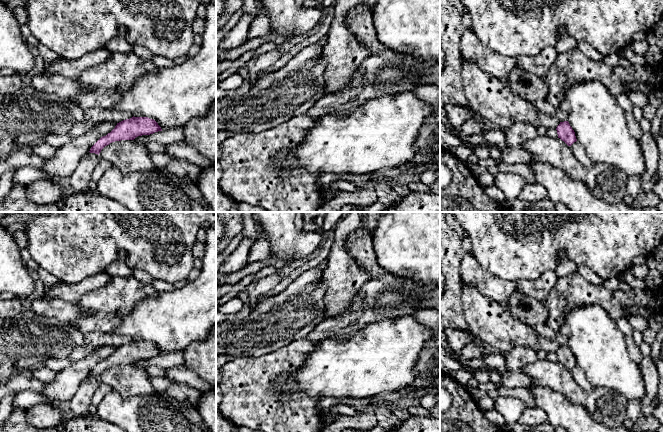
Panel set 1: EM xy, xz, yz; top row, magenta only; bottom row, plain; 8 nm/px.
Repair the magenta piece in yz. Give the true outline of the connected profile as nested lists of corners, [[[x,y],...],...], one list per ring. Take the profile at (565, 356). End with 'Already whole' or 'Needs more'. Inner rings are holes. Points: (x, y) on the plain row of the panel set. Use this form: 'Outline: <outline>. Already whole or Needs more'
Outline: [[[568,345],[560,346],[556,354],[558,362],[564,365],[568,370],[571,370],[574,366],[577,365],[575,356]]]. Already whole

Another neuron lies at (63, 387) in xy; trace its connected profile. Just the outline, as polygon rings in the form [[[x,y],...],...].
[[[111,345],[96,348],[87,356],[57,372],[54,379],[46,383],[41,392],[46,398],[45,404],[58,406],[61,402],[70,402],[91,371],[101,361],[110,357],[116,349],[117,347]]]

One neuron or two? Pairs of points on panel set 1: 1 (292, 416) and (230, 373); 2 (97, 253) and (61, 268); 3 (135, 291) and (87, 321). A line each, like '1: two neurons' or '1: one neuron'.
1: one neuron
2: one neuron
3: one neuron

